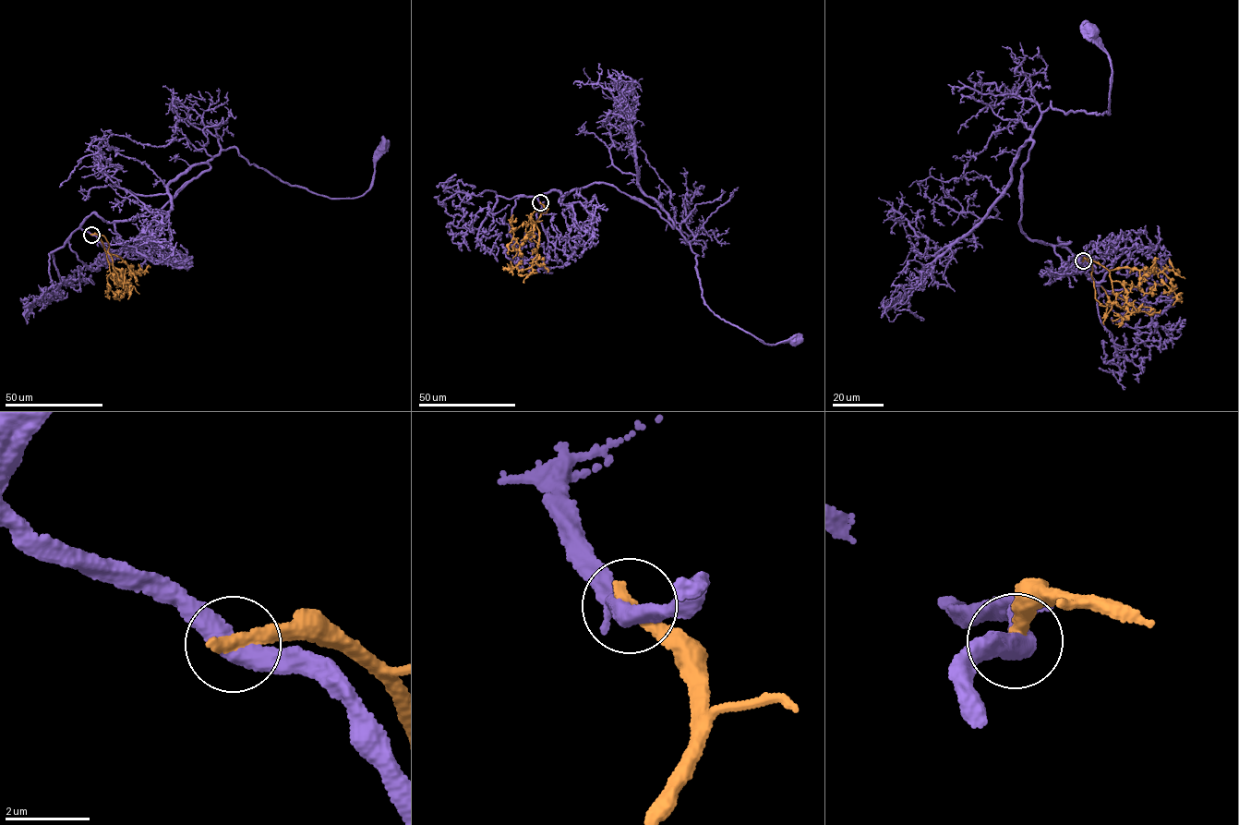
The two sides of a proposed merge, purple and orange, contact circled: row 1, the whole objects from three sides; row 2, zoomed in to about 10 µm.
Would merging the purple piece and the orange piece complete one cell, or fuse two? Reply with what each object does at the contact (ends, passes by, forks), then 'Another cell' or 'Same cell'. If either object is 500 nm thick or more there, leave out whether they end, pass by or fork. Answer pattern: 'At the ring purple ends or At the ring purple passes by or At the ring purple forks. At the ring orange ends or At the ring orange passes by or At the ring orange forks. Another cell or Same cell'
At the ring purple passes by. At the ring orange ends. Another cell

